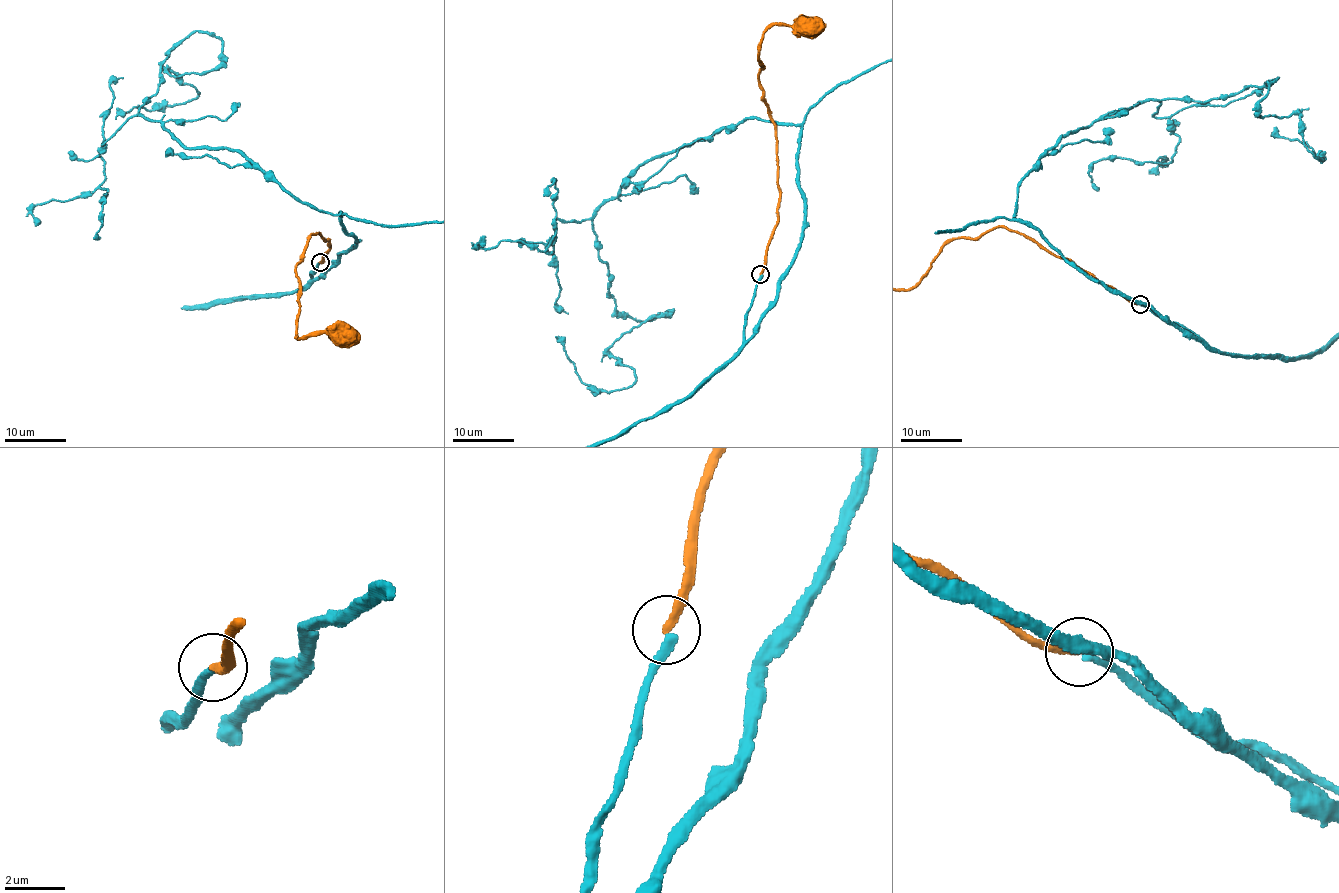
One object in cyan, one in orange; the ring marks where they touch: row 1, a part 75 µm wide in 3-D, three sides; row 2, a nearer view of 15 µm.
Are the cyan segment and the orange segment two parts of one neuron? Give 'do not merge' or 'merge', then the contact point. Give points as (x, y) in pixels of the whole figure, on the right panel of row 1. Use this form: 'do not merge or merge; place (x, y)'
do not merge; place (1140, 304)

